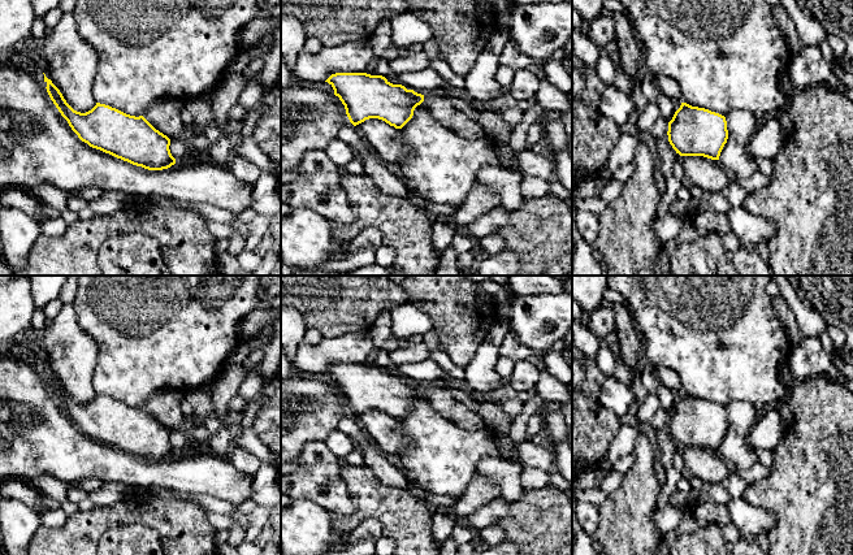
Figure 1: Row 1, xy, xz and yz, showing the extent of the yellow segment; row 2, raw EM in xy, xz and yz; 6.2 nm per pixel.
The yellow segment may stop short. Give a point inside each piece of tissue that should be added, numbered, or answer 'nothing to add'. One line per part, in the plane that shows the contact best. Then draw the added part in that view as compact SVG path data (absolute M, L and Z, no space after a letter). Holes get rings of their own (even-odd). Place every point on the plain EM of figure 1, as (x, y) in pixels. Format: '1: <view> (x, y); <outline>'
nothing to add

